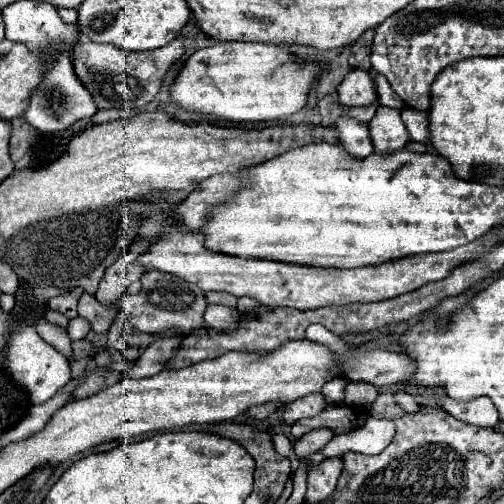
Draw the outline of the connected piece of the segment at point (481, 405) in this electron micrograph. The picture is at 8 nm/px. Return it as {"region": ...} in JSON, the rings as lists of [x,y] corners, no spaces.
{"region":[[[445,396],[441,406],[445,408],[445,412],[455,416],[457,420],[473,424],[473,426],[491,426],[491,428],[495,428],[497,422],[499,422],[497,408],[489,398],[473,398],[469,402],[457,402],[457,400]]]}

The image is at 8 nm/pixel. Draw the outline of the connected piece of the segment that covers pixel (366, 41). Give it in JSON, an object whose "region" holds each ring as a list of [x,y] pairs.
{"region":[[[367,30],[355,44],[351,50],[351,68],[361,68],[361,70],[371,70],[371,42],[373,42],[373,30]]]}

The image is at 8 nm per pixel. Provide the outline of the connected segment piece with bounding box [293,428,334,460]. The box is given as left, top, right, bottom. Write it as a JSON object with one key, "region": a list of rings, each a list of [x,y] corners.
{"region":[[[321,428],[312,430],[299,439],[296,439],[293,445],[294,452],[299,460],[302,460],[306,455],[319,451],[334,434],[332,430]]]}

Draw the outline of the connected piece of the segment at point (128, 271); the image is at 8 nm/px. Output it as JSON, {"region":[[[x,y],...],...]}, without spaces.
{"region":[[[143,238],[143,240],[137,240],[129,252],[125,252],[109,270],[105,270],[105,276],[99,284],[99,290],[95,294],[95,298],[101,302],[101,304],[107,304],[115,310],[119,310],[119,306],[115,306],[121,296],[125,294],[125,286],[139,280],[147,268],[141,266],[141,262],[137,260],[139,254],[147,252],[149,250],[149,240],[151,238]]]}

